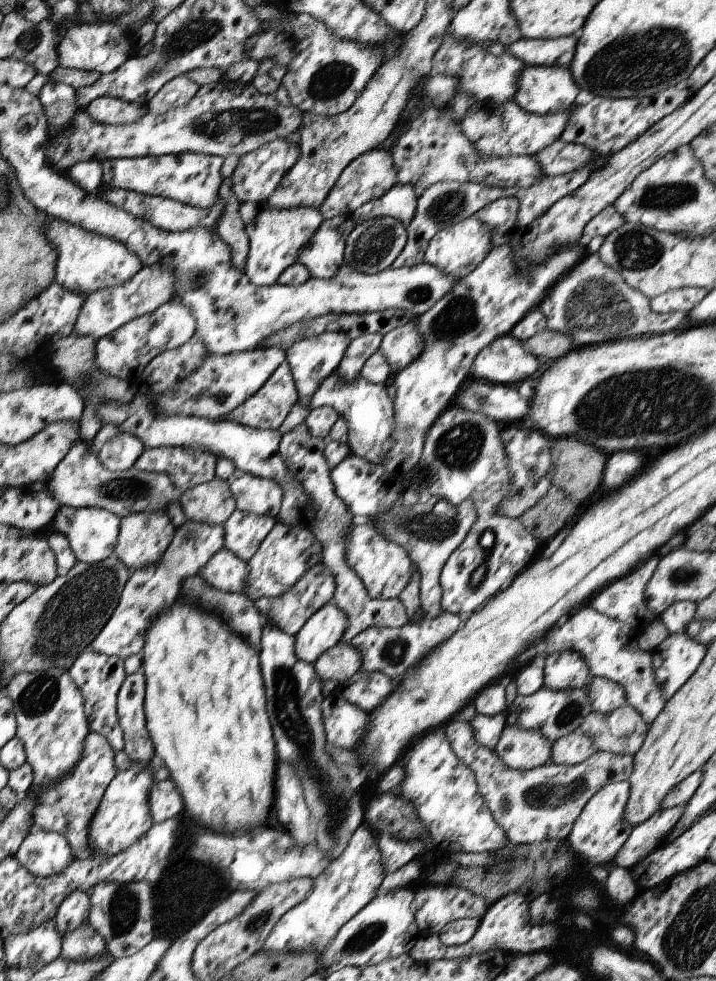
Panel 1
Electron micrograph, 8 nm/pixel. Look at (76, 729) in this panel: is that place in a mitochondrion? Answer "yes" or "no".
no

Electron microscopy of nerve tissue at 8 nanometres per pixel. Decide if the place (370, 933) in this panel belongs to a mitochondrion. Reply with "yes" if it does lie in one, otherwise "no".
yes

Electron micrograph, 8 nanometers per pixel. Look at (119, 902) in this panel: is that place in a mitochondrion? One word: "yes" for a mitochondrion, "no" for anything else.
yes

